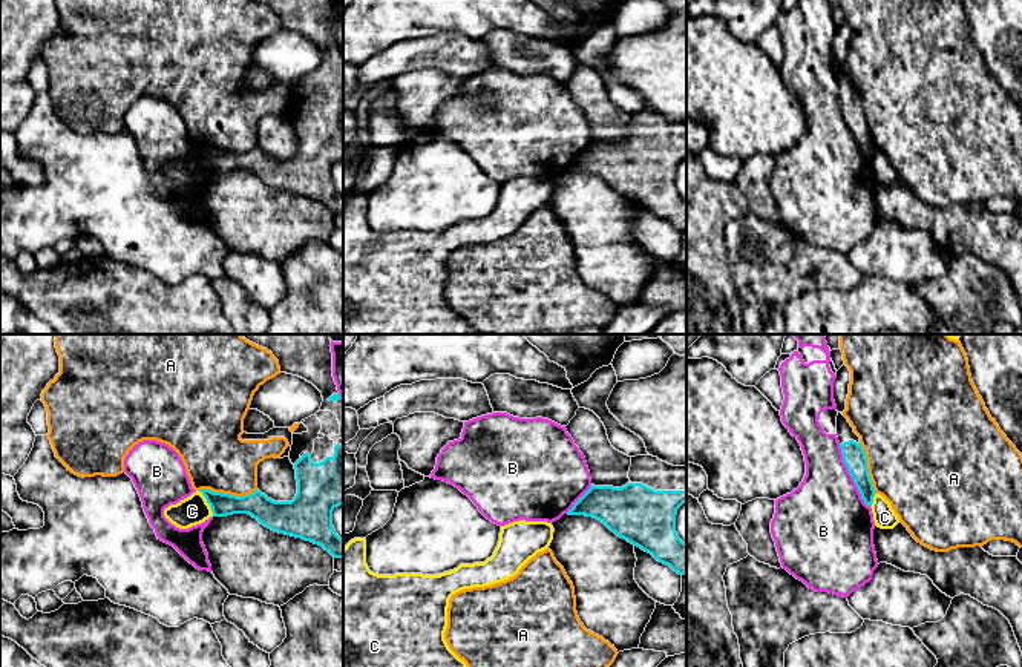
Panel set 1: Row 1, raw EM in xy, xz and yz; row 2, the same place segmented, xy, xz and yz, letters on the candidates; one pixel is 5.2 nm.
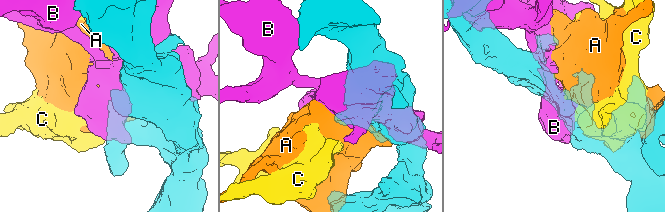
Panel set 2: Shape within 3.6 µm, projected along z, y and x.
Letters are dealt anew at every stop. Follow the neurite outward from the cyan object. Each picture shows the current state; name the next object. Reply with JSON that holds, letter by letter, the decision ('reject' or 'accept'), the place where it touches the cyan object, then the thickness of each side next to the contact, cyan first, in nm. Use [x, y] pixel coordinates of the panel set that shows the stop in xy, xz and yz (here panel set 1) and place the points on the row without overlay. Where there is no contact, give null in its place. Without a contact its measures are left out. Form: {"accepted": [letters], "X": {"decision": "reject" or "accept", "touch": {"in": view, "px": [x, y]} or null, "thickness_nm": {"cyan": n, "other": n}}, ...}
{"accepted": [], "A": {"decision": "reject", "touch": {"in": "xy", "px": [227, 151]}, "thickness_nm": {"cyan": 140, "other": 340}}, "B": {"decision": "reject", "touch": {"in": "yz", "px": [851, 131]}, "thickness_nm": {"cyan": 120, "other": 400}}, "C": {"decision": "reject", "touch": {"in": "xy", "px": [207, 158]}, "thickness_nm": {"cyan": 120, "other": 150}}}

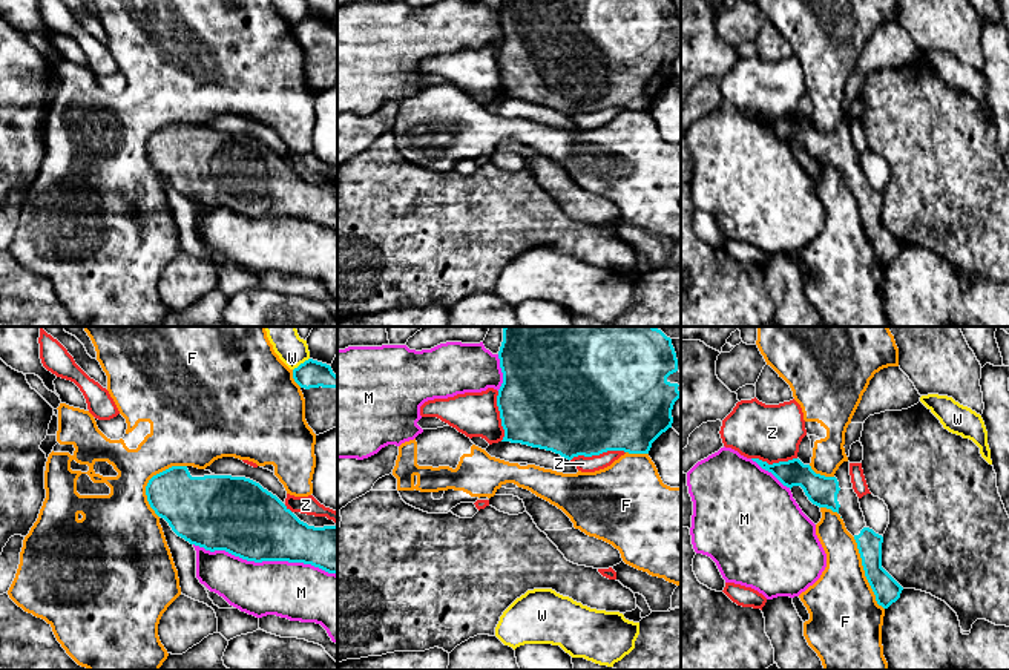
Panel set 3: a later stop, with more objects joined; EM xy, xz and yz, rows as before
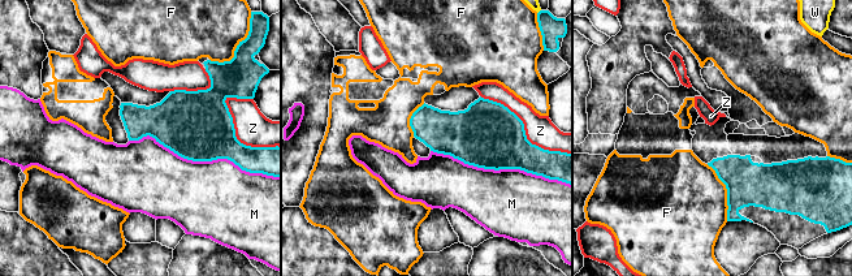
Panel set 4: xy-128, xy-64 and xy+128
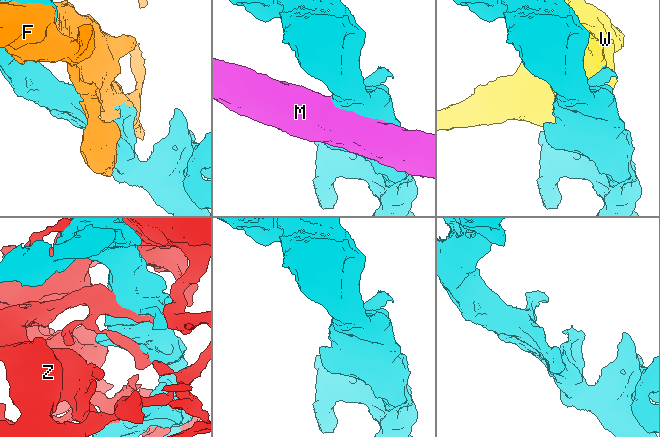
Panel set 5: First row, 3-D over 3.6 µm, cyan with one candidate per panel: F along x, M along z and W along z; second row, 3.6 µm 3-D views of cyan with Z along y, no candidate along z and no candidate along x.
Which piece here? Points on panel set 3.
{"accepted": [], "F": {"decision": "reject", "touch": {"in": "xy", "px": [149, 137]}, "thickness_nm": {"cyan": 300, "other": 320}}, "M": {"decision": "reject", "touch": {"in": "xy", "px": [266, 216]}, "thickness_nm": {"cyan": 380, "other": 300}}, "W": {"decision": "reject", "touch": {"in": "xy", "px": [301, 20]}, "thickness_nm": {"cyan": 140, "other": 120}}, "Z": {"decision": "reject", "touch": {"in": "xz", "px": [597, 111]}, "thickness_nm": {"cyan": 500, "other": 80}}}

